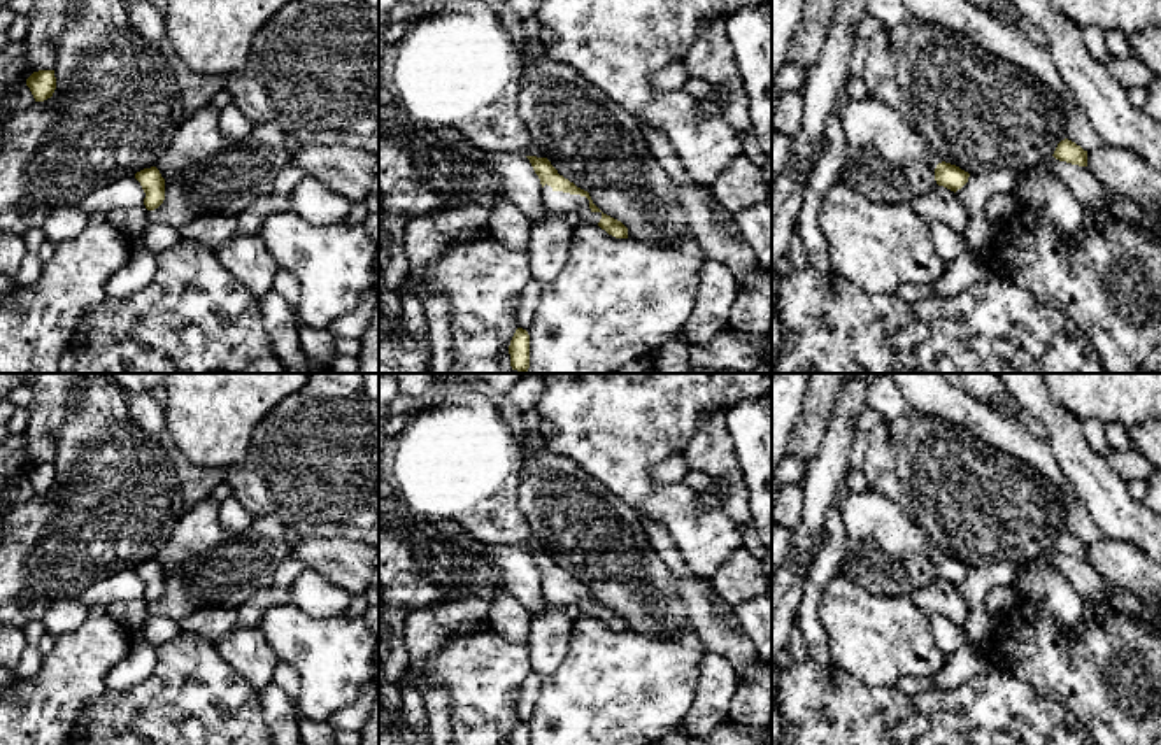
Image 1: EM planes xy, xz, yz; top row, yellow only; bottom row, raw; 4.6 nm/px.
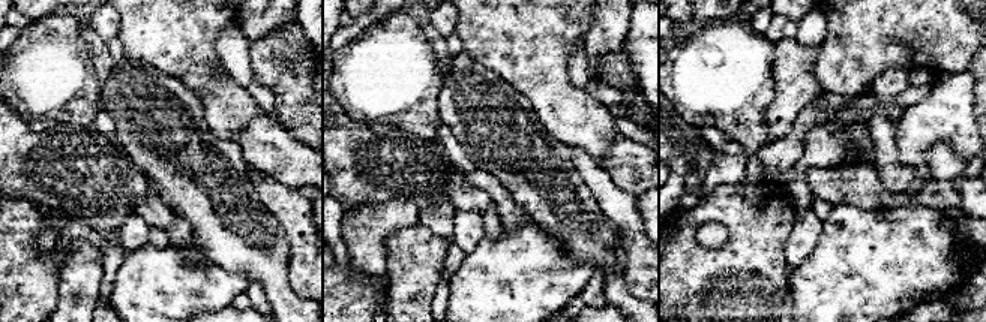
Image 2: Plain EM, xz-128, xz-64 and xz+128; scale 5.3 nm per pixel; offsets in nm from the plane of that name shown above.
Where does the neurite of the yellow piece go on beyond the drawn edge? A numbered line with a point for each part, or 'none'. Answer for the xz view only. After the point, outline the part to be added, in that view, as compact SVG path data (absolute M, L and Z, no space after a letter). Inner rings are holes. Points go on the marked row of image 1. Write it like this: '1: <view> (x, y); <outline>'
1: xz (563, 204); M551 186L542 188L545 205L561 217L577 216L580 221L596 224L602 219L602 212L589 209L589 200L580 195L570 195L554 191Z

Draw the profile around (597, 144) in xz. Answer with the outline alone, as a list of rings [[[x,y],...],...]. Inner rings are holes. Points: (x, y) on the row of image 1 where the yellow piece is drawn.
[[[547,53],[526,63],[517,96],[517,112],[530,131],[531,144],[545,153],[558,174],[588,191],[603,214],[621,221],[628,228],[630,238],[670,244],[689,231],[687,210],[677,200],[675,182],[651,154],[637,117],[602,89],[589,84],[577,70],[554,61]]]

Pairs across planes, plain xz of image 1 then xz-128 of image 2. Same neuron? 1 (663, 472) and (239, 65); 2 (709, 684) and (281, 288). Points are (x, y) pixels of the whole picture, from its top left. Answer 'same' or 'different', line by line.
1: same
2: different

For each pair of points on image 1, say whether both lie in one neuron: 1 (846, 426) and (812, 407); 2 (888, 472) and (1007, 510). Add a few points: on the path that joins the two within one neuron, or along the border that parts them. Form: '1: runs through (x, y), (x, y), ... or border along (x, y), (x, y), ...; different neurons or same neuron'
1: border along (839, 391), (826, 433), (814, 454); different neurons
2: runs through (918, 475), (942, 475), (977, 503); same neuron

